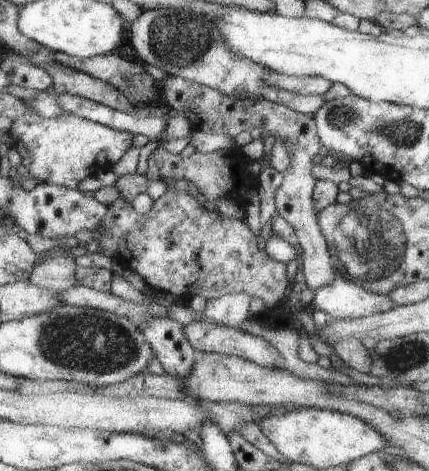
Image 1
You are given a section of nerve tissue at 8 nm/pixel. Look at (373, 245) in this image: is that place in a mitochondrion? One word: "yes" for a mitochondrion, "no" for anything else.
yes

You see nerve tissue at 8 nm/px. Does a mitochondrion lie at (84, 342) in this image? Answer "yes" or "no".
yes

